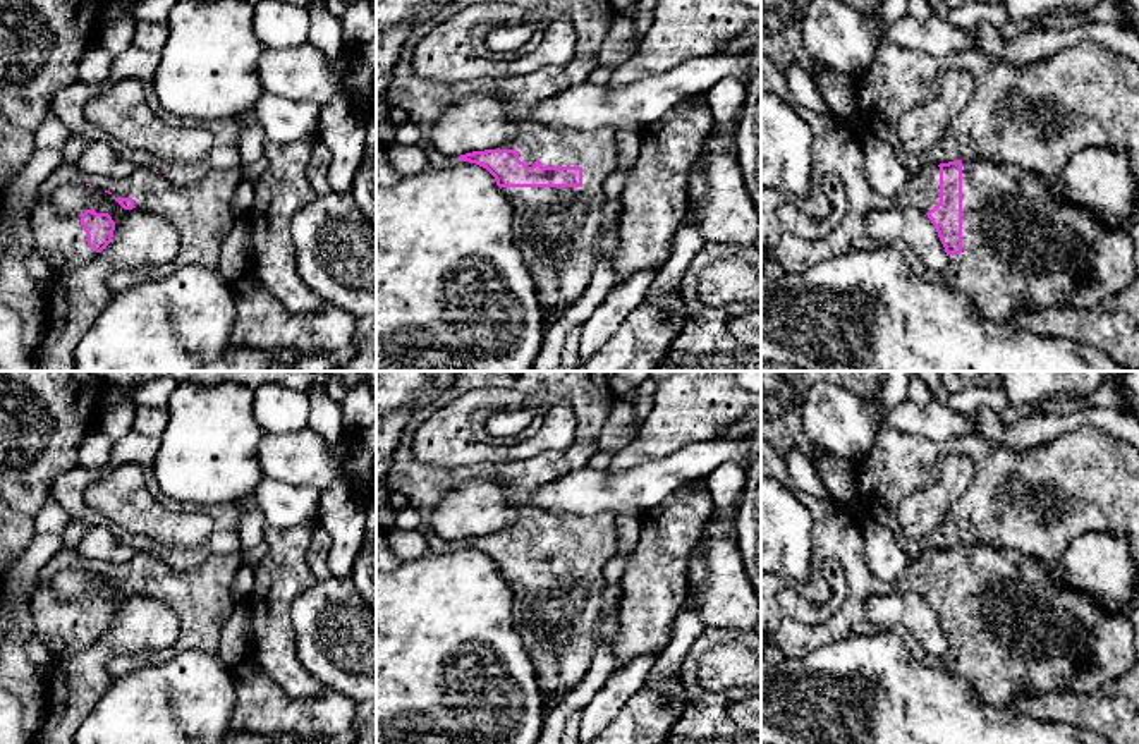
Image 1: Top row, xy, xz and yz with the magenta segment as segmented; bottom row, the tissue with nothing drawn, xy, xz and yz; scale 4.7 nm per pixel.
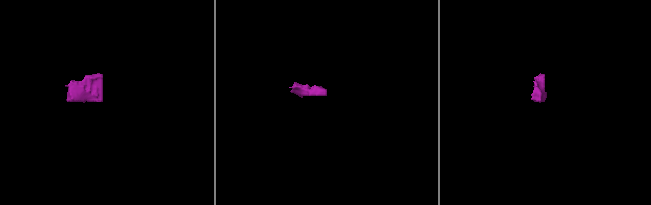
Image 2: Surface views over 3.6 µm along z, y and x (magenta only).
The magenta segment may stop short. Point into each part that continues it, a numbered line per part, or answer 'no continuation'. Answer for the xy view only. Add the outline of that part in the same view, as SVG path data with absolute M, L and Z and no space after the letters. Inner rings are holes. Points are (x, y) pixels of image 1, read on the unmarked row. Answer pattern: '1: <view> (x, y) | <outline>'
1: xy (201, 598) | M60 548L40 570L33 593L34 636L55 658L81 655L96 643L98 637L88 631L81 600L62 601L52 591L52 579L60 570L91 569L115 582L132 582L137 595L156 598L172 608L180 620L175 649L215 653L235 607L230 584L239 565L239 553L211 555L196 569L172 570L153 553L136 553L115 565L84 558L76 548Z

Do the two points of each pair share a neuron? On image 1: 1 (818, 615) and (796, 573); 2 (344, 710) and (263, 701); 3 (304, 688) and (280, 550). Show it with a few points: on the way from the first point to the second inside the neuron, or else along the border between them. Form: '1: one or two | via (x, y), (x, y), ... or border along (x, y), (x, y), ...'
1: two | border along (785, 581), (799, 588)
2: one | via (323, 710), (284, 710)
3: one | via (277, 653), (277, 585)

